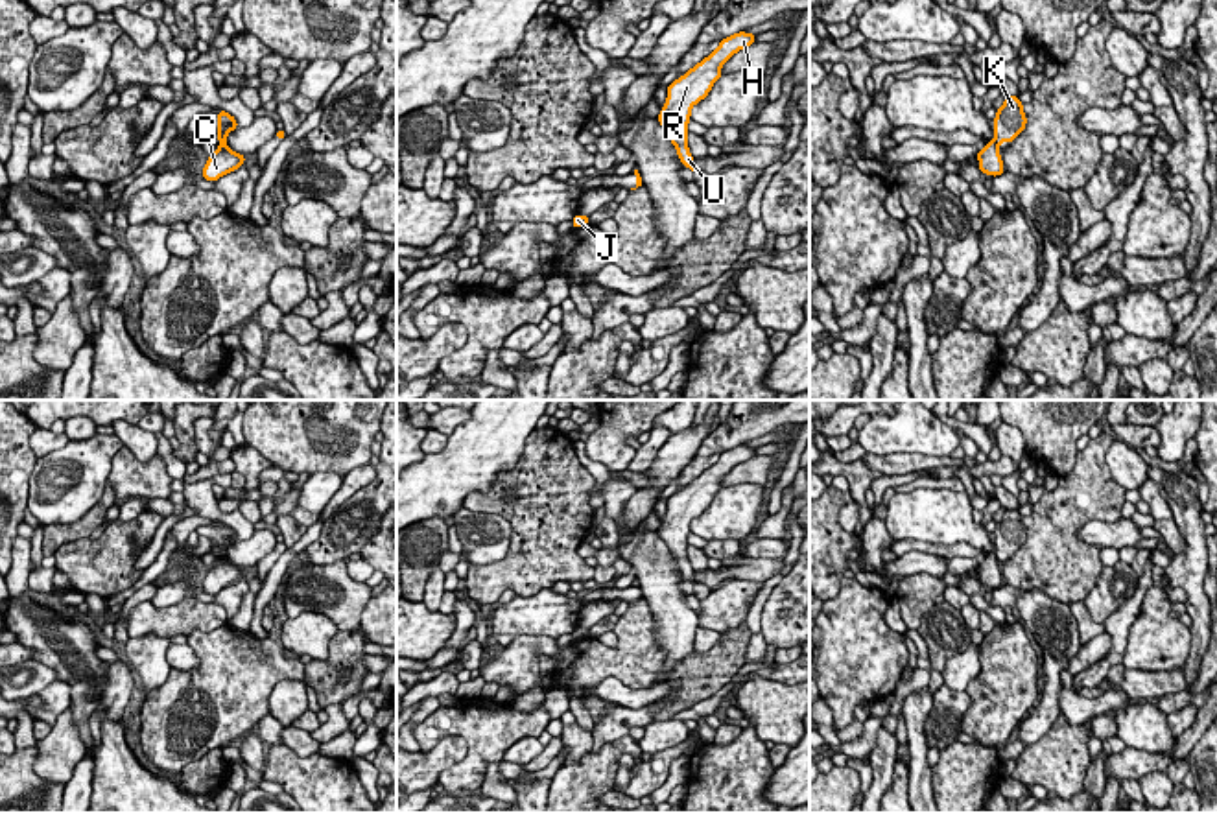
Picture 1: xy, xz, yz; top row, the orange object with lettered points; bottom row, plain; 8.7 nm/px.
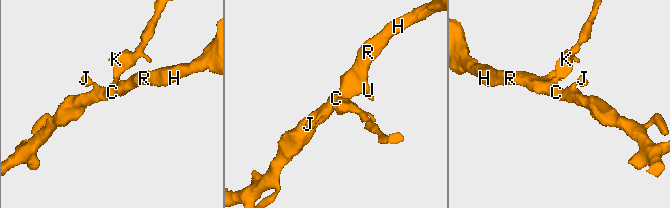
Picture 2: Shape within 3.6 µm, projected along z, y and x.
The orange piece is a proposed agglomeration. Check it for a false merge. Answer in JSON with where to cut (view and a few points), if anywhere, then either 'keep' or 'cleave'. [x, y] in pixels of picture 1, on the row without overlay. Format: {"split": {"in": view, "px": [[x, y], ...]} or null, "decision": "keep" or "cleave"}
{"split": {"in": "yz", "px": [[994, 552], [998, 561]]}, "decision": "cleave"}

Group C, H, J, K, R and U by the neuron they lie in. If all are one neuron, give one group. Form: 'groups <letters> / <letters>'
groups C H J R U / K

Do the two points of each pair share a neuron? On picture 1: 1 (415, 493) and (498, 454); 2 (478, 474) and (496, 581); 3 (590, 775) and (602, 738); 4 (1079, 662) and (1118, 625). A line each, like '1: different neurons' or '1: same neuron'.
1: same neuron
2: different neurons
3: different neurons
4: different neurons

